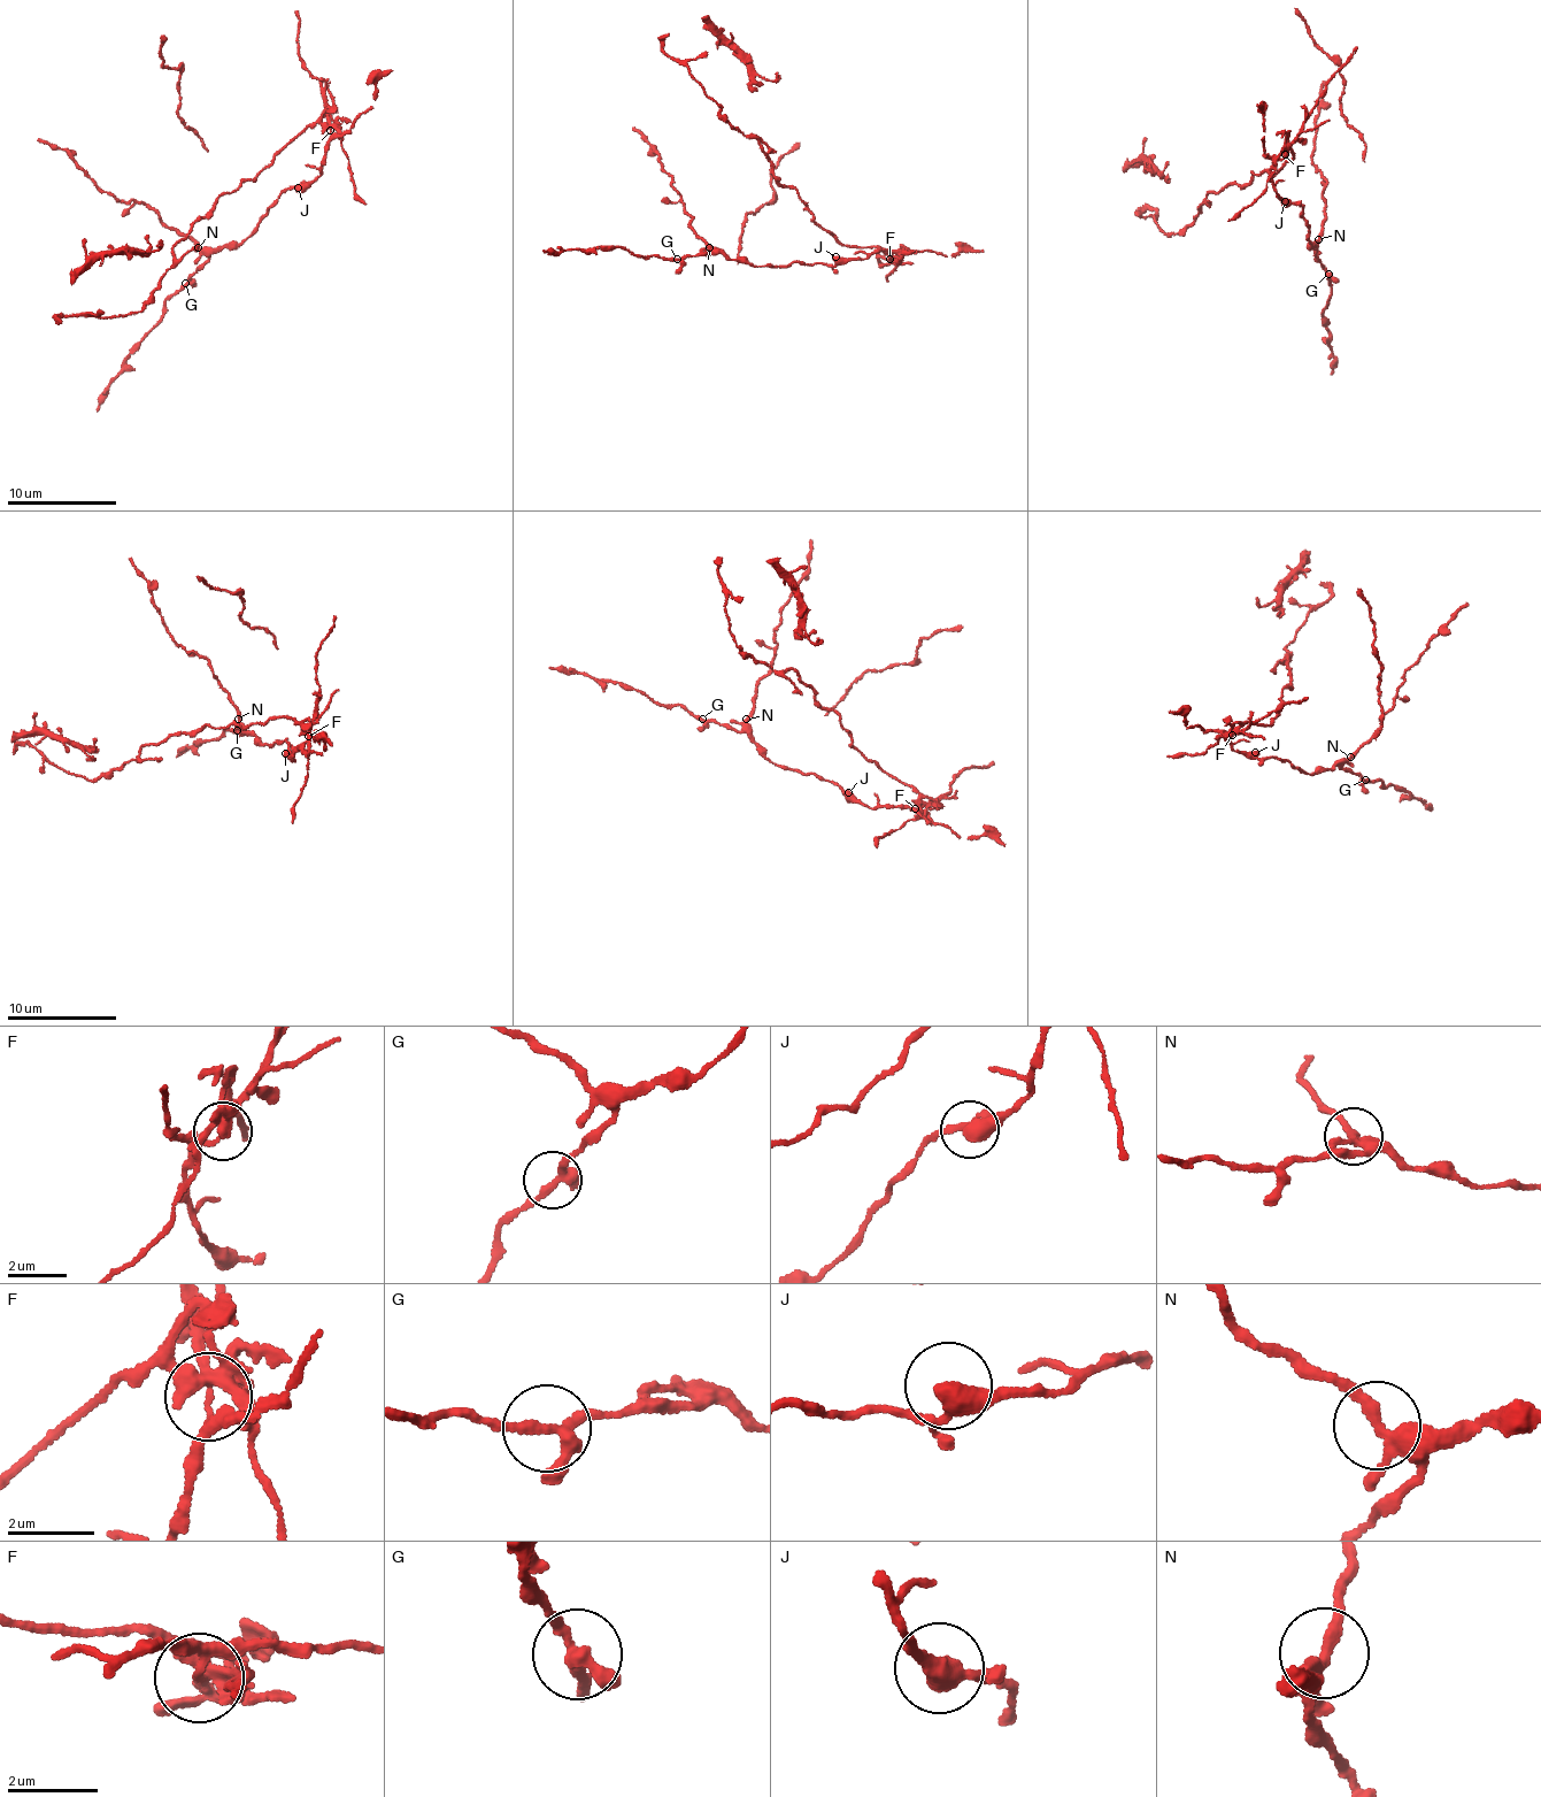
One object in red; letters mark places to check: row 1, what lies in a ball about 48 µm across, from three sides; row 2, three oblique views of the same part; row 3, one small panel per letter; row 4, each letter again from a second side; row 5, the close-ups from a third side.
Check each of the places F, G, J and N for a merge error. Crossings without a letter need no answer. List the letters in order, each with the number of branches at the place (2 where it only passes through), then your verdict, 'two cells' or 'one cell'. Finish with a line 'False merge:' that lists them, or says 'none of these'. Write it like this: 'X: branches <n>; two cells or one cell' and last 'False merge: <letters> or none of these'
F: branches 6; two cells
G: branches 3; one cell
J: branches 3; one cell
N: branches 3; two cells
False merge: F, N

